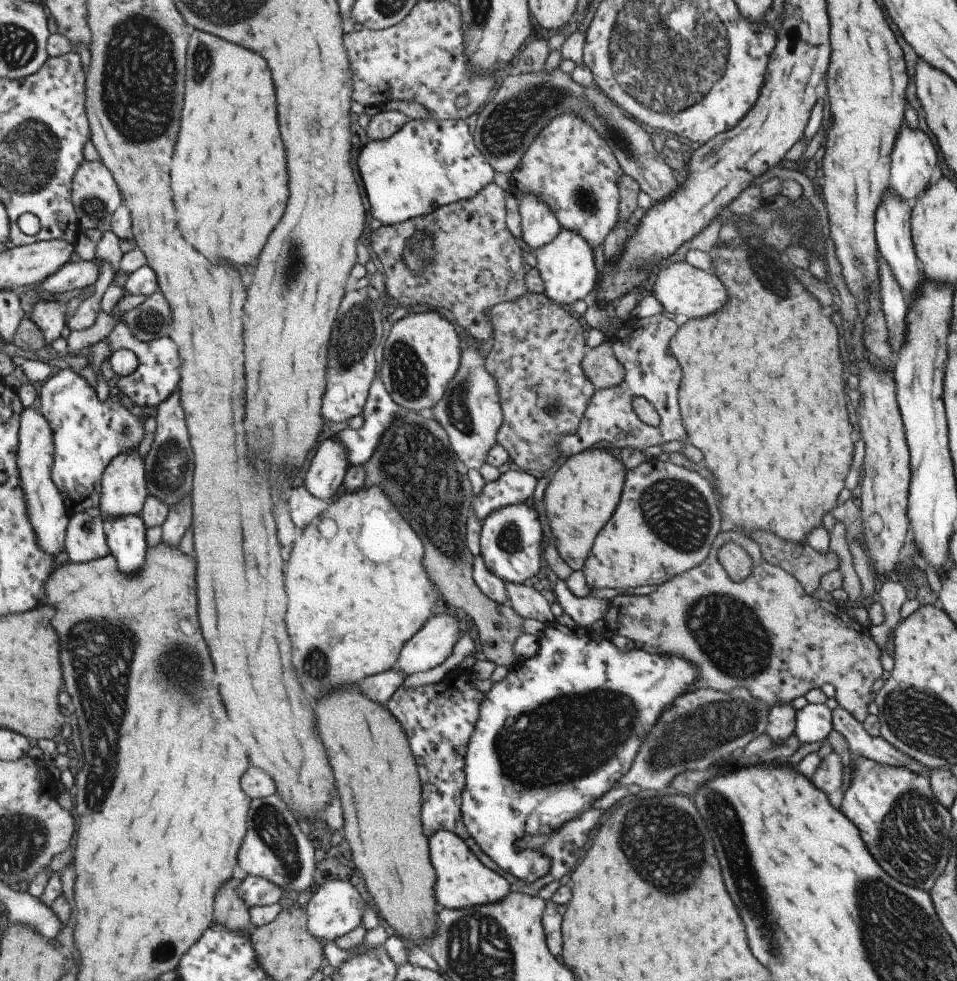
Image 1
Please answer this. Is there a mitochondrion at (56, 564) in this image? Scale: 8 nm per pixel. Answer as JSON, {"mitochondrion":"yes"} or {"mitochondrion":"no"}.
{"mitochondrion":"no"}

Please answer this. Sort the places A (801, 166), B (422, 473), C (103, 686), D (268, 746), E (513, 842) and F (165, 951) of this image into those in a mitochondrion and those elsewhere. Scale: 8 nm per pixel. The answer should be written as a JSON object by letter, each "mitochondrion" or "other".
{"A":"other","B":"mitochondrion","C":"mitochondrion","D":"other","E":"mitochondrion","F":"other"}

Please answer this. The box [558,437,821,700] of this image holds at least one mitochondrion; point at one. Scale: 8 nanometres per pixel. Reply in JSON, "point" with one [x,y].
{"point":[731,635]}

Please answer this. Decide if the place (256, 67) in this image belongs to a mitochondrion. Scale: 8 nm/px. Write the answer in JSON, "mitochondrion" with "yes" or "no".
{"mitochondrion":"no"}

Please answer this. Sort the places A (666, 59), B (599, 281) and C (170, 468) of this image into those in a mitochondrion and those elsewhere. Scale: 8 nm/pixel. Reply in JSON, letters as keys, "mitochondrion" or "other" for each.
{"A":"mitochondrion","B":"other","C":"mitochondrion"}

